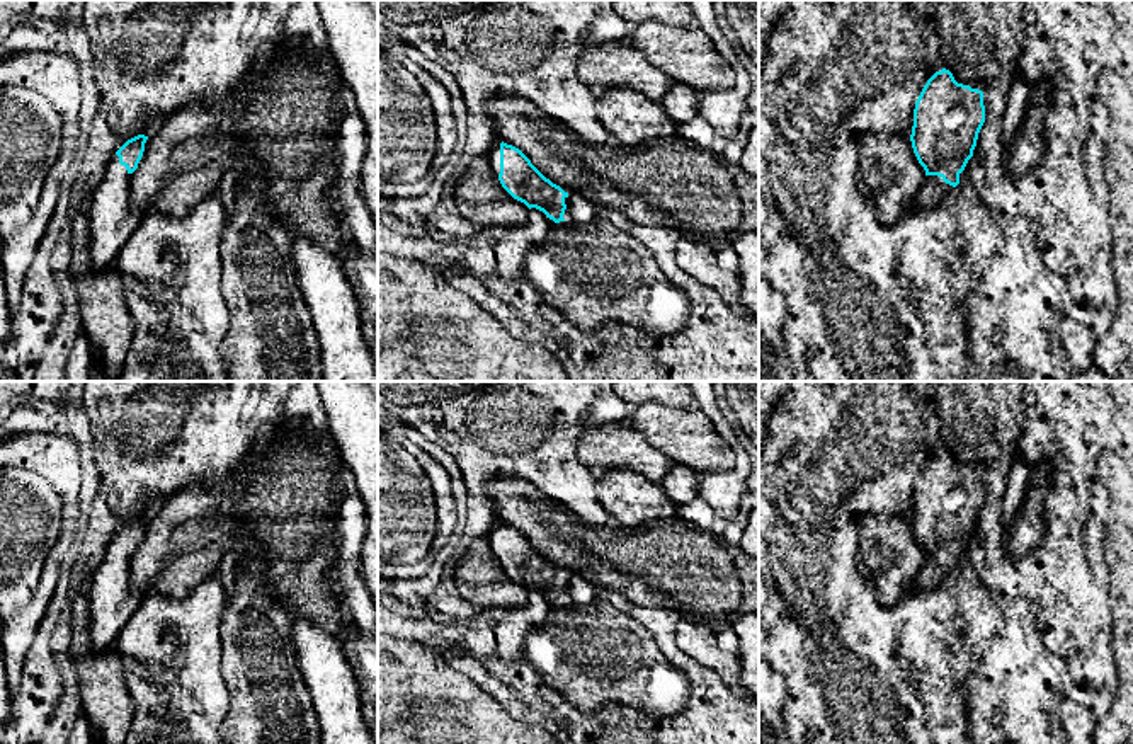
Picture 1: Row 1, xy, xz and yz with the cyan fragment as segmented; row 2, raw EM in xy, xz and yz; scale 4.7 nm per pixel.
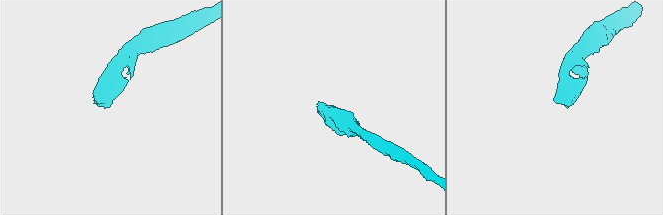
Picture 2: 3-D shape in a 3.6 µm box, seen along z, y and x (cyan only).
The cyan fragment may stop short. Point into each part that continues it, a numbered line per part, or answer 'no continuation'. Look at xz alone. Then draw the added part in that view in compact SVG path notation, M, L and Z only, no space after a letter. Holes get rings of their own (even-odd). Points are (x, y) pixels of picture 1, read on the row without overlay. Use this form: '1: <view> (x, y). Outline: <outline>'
1: xz (494, 537). Outline: M497 523L492 531L488 533L488 543L492 547L492 552L495 553L495 557L500 555L500 524Z

